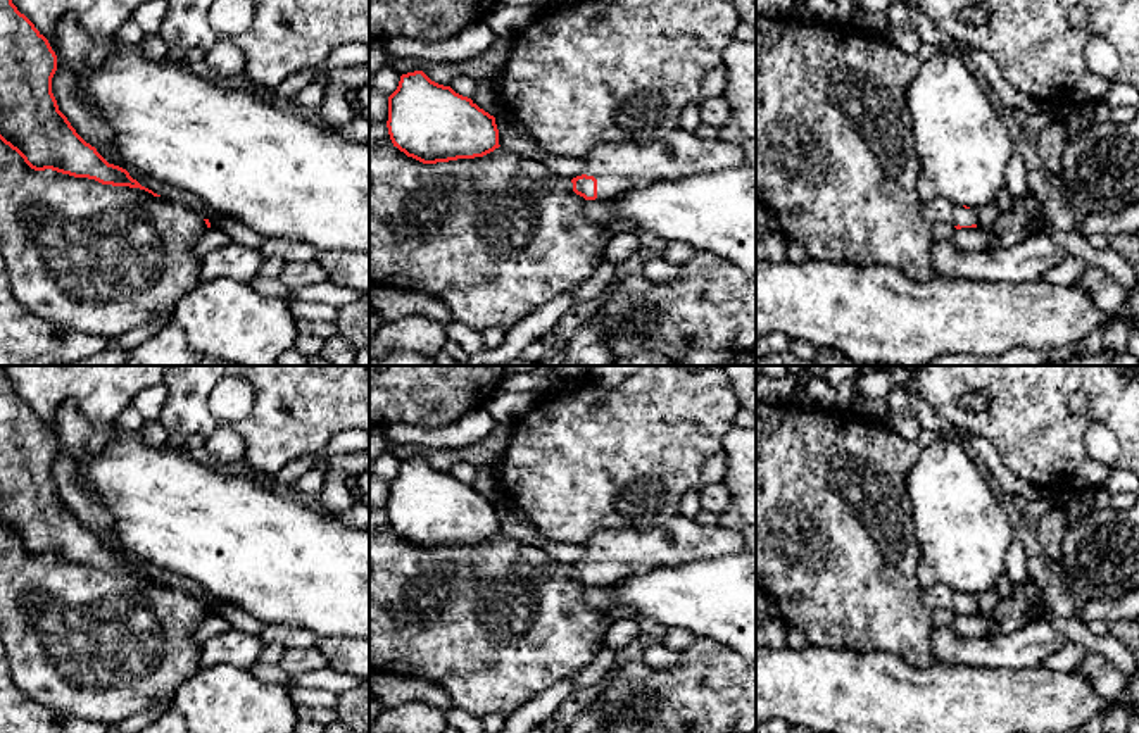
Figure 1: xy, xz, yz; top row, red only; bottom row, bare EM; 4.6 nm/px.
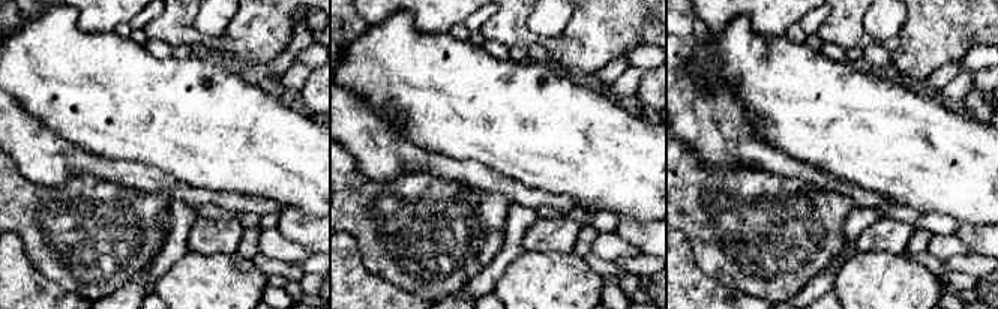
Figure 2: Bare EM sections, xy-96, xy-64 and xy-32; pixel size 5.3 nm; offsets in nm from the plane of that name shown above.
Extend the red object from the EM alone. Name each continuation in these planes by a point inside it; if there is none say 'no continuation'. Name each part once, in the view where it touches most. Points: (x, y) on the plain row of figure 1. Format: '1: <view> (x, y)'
1: xz (616, 552)

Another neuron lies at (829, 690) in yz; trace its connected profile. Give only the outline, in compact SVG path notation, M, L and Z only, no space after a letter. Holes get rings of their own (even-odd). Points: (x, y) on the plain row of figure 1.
M756 645L756 723L782 719L813 733L1063 733L1086 726L1098 712L1110 714L1117 702L1118 697L1098 695L1089 676L1077 669L1060 673L1041 666L1011 671L942 662L918 669L890 652Z

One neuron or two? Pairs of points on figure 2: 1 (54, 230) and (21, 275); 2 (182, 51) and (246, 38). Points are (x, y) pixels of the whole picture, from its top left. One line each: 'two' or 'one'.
1: two
2: two

